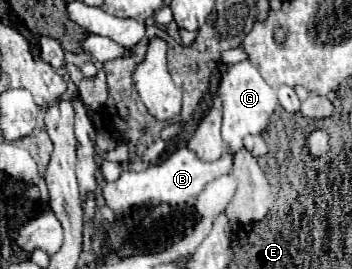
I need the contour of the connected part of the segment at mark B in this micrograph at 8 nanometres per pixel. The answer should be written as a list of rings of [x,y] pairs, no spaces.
[[[187,147],[177,149],[173,155],[169,155],[163,163],[153,165],[145,171],[123,171],[121,177],[113,183],[105,183],[103,185],[103,197],[109,209],[115,211],[115,215],[127,215],[131,209],[135,207],[155,207],[155,205],[171,205],[171,207],[181,207],[184,204],[195,204],[197,197],[203,187],[229,173],[233,165],[233,157],[231,155],[223,155],[219,161],[215,163],[205,163],[201,159],[197,159],[197,155],[193,155],[193,151],[189,151]]]

